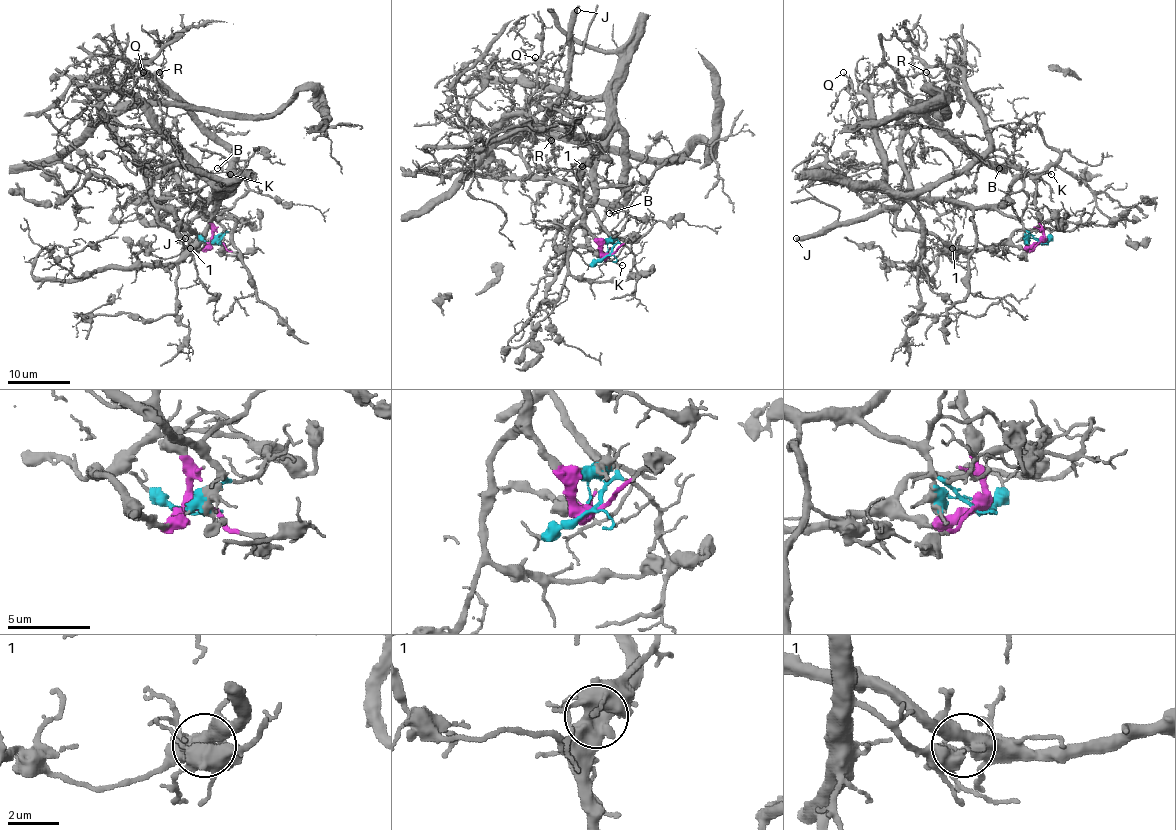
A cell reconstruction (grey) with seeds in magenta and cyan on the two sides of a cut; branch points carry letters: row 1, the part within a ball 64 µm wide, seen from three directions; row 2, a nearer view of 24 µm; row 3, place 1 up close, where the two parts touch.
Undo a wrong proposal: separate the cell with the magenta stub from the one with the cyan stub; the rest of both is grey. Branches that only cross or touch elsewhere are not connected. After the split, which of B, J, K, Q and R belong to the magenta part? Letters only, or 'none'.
J, K

